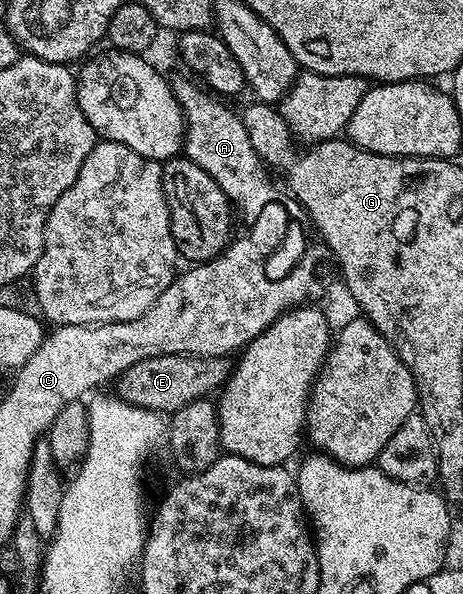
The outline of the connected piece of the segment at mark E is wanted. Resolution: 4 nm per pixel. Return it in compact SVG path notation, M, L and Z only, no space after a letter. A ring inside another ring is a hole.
M196 354L150 356L126 368L126 372L115 383L115 393L138 408L155 410L161 416L170 416L178 408L211 395L211 390L219 391L232 373L232 367L233 363L227 357L200 358Z

